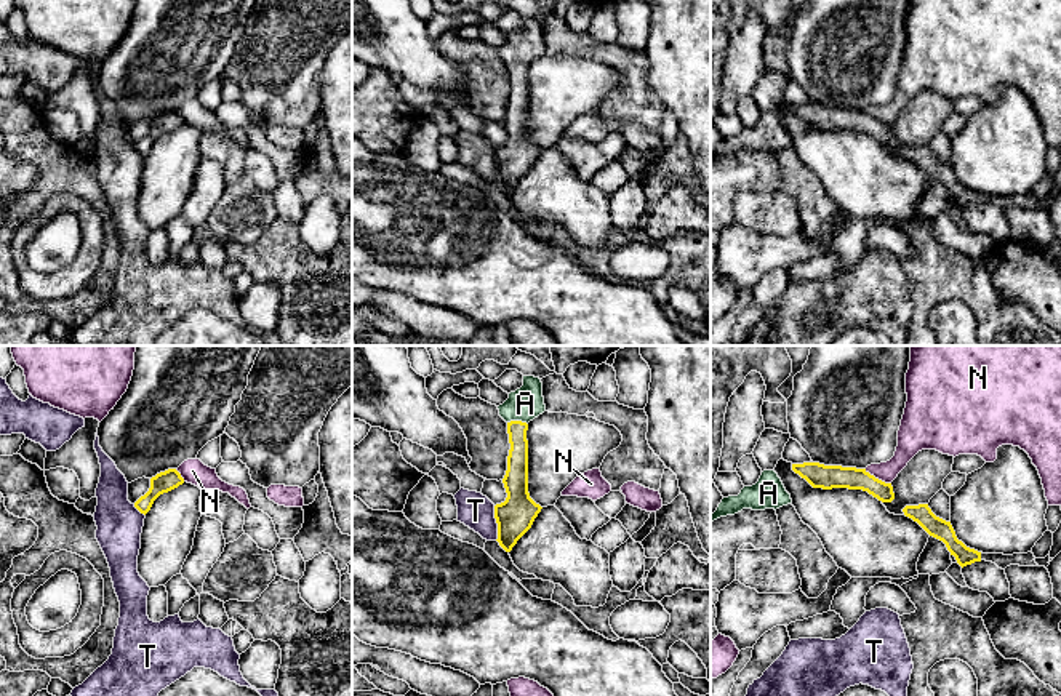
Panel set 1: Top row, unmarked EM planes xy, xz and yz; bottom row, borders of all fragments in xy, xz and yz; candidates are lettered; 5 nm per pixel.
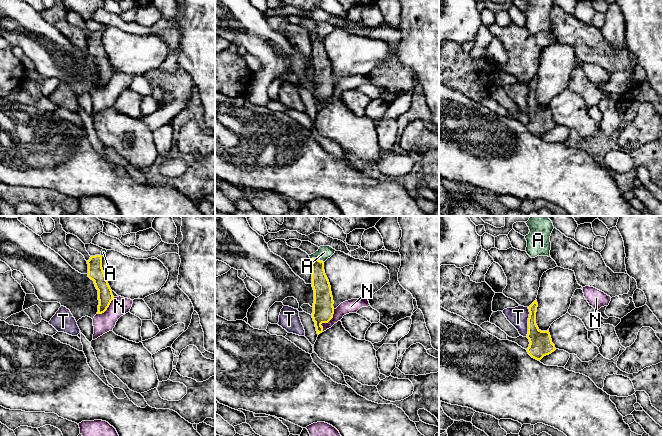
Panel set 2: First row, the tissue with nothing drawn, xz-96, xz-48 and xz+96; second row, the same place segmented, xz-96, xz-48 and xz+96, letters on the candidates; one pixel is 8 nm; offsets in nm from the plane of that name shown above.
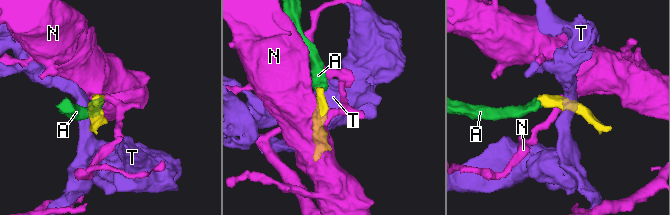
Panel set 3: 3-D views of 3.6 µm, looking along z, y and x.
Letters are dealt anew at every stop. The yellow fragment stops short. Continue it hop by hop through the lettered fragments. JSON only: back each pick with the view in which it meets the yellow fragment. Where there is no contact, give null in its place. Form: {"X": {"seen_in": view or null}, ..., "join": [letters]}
{"A": {"seen_in": "xz"}, "join": ["A"]}

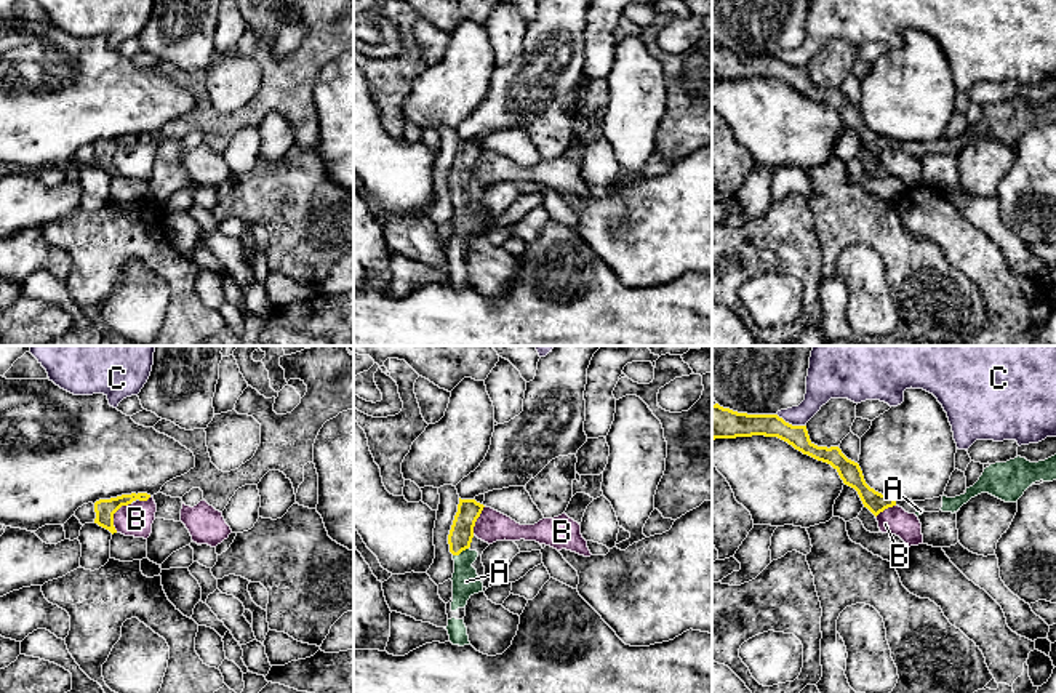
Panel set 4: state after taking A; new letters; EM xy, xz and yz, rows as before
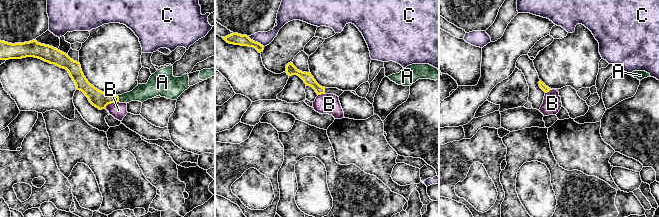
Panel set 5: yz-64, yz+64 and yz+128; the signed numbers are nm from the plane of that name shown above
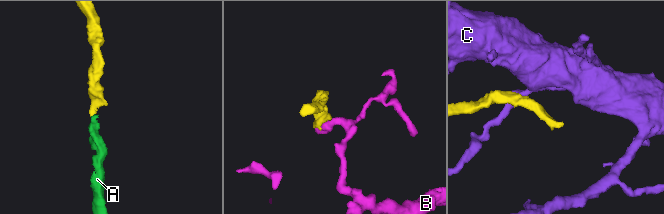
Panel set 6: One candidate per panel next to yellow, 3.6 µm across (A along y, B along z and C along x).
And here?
{"A": {"seen_in": "xz"}, "join": ["A"]}

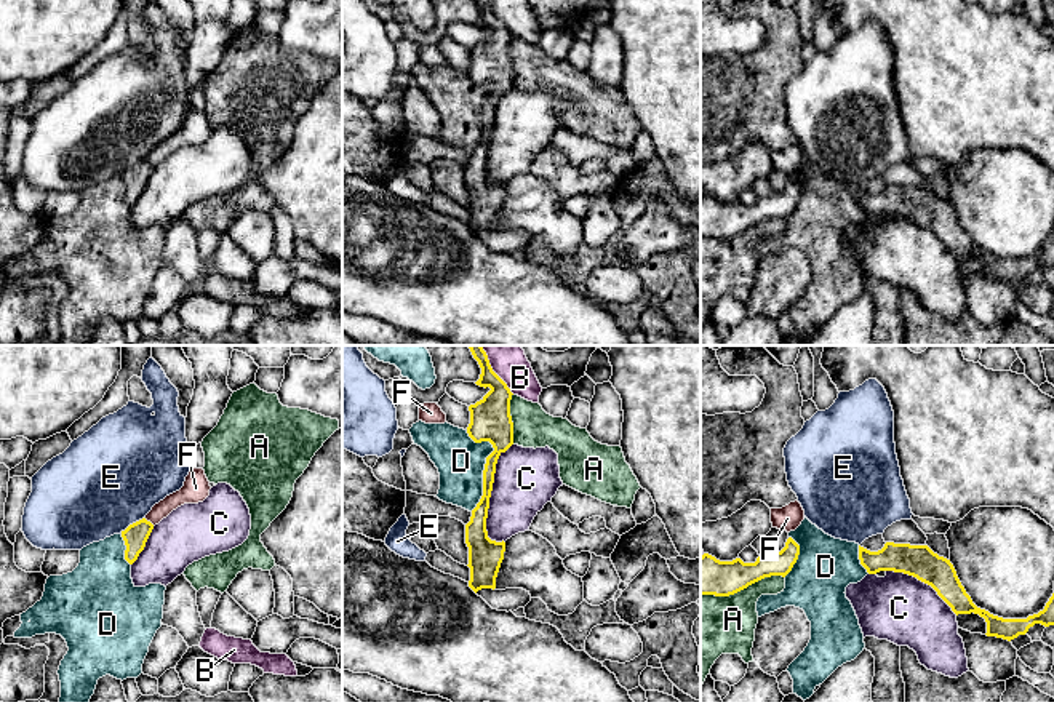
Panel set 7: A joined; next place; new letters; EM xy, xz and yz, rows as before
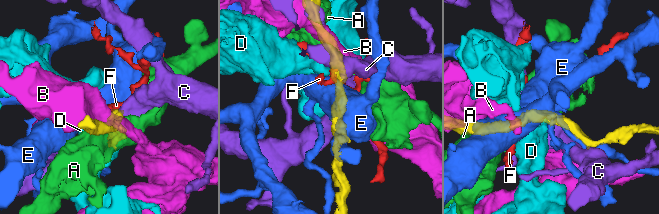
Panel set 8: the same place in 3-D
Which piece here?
{"join": []}

